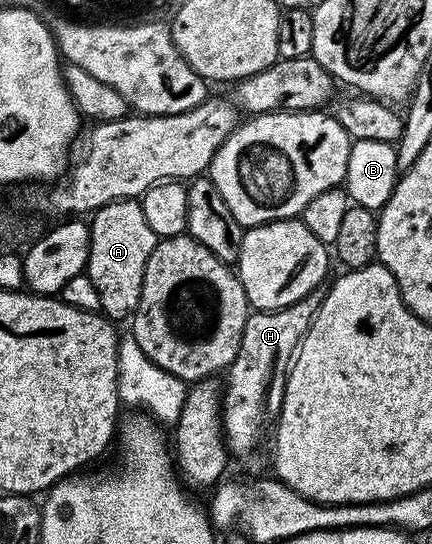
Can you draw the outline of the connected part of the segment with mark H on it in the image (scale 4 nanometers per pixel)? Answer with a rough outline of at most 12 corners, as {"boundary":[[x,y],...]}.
{"boundary":[[326,297],[251,311],[224,380],[222,431],[258,444],[304,334]]}

